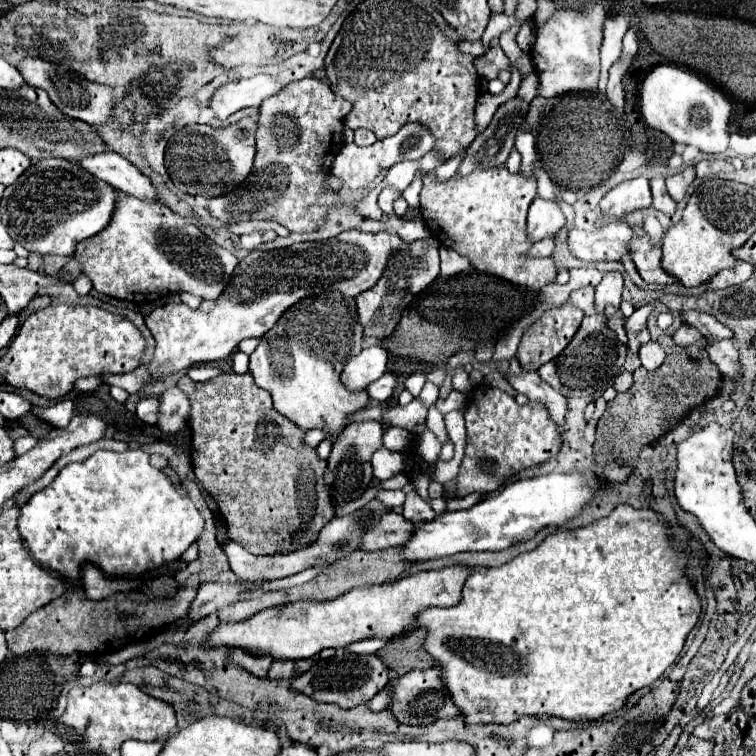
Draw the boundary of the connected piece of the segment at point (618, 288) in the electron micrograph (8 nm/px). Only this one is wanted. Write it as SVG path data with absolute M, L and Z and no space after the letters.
M606 273L604 279L596 285L596 311L604 313L604 305L618 307L622 301L622 275L620 273Z

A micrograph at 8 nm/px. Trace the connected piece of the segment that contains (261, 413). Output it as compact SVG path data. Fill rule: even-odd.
M224 373L218 379L194 383L188 375L180 377L178 389L188 395L192 431L192 465L194 475L206 491L216 497L220 513L226 519L228 535L252 555L274 555L280 547L302 549L316 541L320 529L334 517L334 505L328 495L324 475L328 463L318 457L314 447L304 443L306 431L294 427L274 407L268 391L256 387L250 373Z

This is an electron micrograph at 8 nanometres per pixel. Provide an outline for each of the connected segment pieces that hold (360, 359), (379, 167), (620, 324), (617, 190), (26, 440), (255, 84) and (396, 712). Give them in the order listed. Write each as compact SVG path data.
M366 347L362 349L356 357L352 357L344 371L342 371L342 383L350 391L360 391L366 389L372 381L380 379L386 373L386 363L388 363L388 353L382 347Z
M408 123L404 125L396 135L392 137L384 137L378 139L374 145L368 147L358 147L356 143L348 143L340 149L340 153L336 155L334 163L332 163L332 173L338 175L344 181L344 187L348 189L362 189L366 187L380 171L390 169L392 165L400 163L400 161L408 161L408 159L418 159L424 153L428 153L432 147L436 145L436 139L432 135L432 131L428 131L428 127L424 127L422 123Z
M618 315L614 319L606 319L606 323L608 323L608 327L612 327L616 331L616 335L618 335L620 341L628 343L628 337L626 337L626 331L624 331L624 317L622 315Z
M644 175L616 185L600 201L602 213L606 213L608 217L622 217L634 209L642 209L650 205L652 205L652 195L650 195L648 179Z
M34 435L20 437L20 439L16 439L16 443L14 443L14 451L16 451L16 455L22 455L22 453L30 451L36 443L38 443L38 437L34 437Z
M256 75L242 81L232 81L222 85L214 97L210 99L210 107L216 111L218 119L226 119L232 113L246 109L246 107L258 107L264 99L276 95L284 85L272 77L272 75Z
M430 667L430 669L416 669L406 675L398 675L390 679L390 703L388 707L392 709L392 715L396 717L398 723L404 725L430 725L438 719L450 719L458 715L456 705L450 699L448 689L440 681L440 669Z

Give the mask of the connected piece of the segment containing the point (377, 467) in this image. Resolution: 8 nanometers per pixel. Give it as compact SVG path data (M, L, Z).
M380 447L372 457L372 469L374 479L386 481L398 473L402 473L406 467L406 457L402 453L392 453L386 447Z

